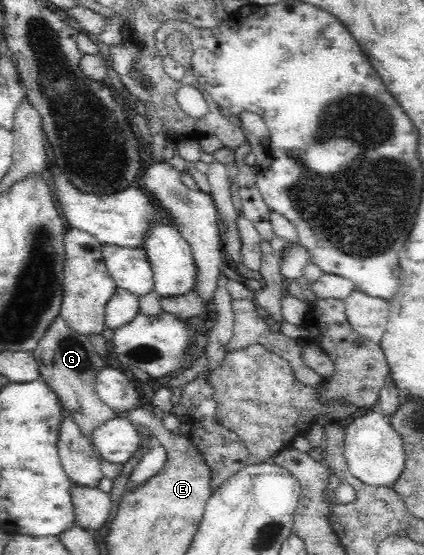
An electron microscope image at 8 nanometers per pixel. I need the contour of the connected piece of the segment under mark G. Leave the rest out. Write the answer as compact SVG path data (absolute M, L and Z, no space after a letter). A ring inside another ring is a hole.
M57 314L39 338L37 347L31 352L39 367L41 380L56 393L61 405L71 412L71 416L84 435L90 437L97 425L111 419L115 416L115 412L107 407L92 390L90 383L93 377L107 366L95 352L88 336L71 329L60 314Z

